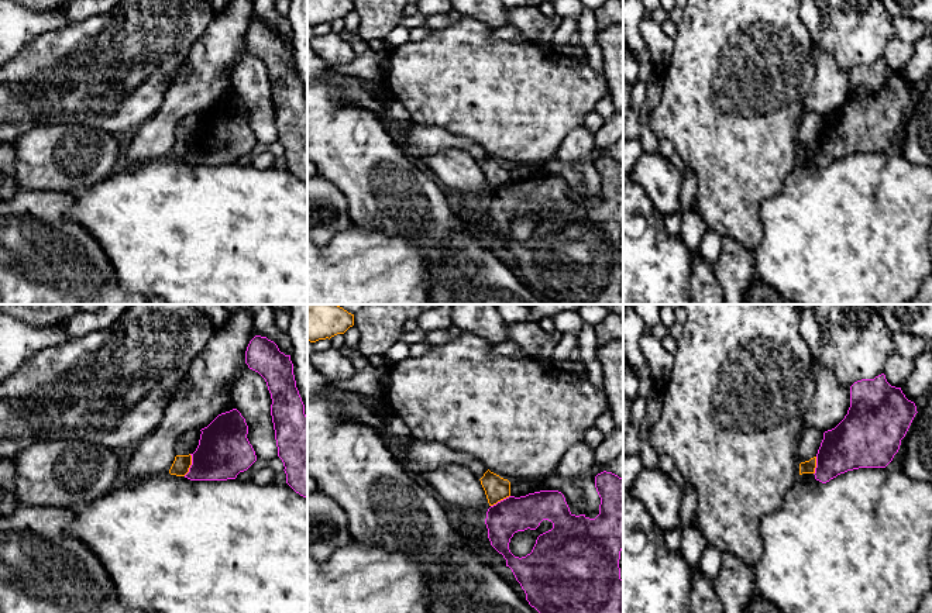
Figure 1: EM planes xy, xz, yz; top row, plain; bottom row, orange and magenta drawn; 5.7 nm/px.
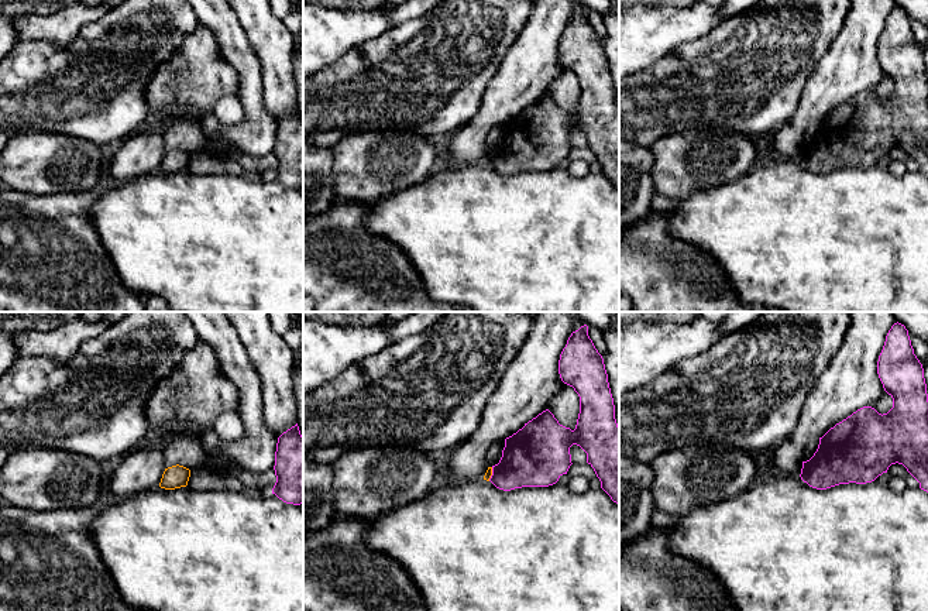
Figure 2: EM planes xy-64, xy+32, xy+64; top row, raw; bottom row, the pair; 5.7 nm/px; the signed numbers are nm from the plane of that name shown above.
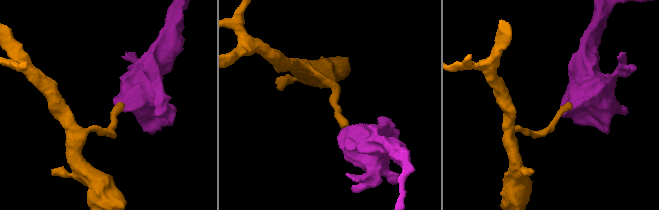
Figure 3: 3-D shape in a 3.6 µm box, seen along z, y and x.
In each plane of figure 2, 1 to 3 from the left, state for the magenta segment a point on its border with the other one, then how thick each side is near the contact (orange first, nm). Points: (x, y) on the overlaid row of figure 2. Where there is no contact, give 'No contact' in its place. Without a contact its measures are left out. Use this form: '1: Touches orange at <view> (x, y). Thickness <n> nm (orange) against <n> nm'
1: No contact
2: Touches orange at xy+32 (491, 474). Thickness 40 nm (orange) against 320 nm
3: No contact

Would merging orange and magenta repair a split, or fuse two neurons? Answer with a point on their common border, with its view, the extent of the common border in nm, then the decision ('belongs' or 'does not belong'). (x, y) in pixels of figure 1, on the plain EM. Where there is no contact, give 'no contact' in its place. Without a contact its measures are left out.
xy (191, 148) | 130 nm | does not belong

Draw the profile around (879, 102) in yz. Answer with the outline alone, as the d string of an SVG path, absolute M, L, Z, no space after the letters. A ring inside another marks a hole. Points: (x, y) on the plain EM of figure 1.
M885 59L862 63L850 70L850 92L845 103L823 117L816 138L815 163L826 168L840 158L859 152L885 152L898 137L915 99L916 90L901 72L891 70Z

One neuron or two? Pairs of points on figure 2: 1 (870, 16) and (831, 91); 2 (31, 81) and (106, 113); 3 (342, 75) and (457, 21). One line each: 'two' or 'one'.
1: one
2: one
3: one

